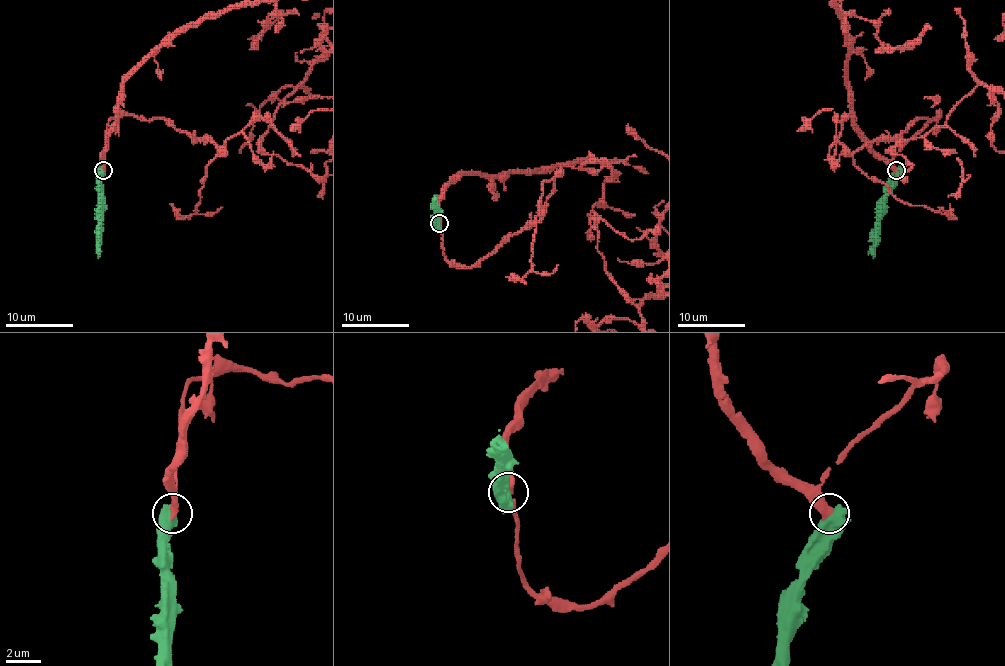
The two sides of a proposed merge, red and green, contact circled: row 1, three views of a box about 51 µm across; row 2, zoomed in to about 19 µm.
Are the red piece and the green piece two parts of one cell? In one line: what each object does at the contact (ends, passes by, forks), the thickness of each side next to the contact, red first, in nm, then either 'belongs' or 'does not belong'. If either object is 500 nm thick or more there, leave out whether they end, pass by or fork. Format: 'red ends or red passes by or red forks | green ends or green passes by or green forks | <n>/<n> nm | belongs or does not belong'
440/850 nm | belongs

